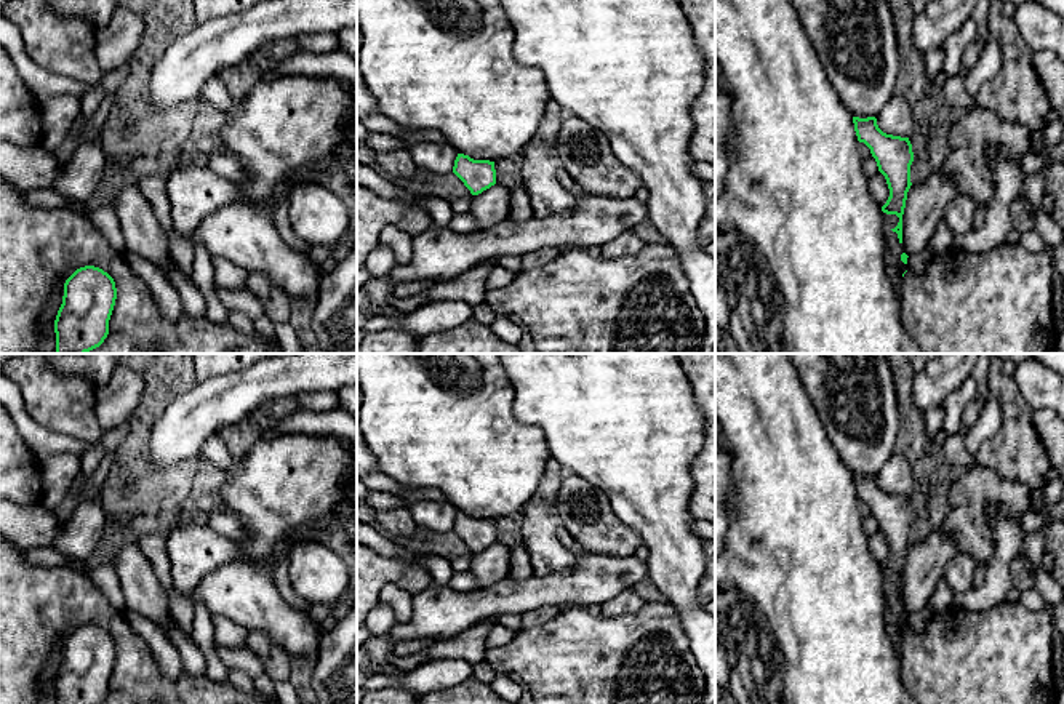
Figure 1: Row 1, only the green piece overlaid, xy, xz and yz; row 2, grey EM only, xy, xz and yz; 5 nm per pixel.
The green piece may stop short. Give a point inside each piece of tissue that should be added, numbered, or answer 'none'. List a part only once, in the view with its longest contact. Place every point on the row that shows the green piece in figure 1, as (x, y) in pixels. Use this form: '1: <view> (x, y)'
none

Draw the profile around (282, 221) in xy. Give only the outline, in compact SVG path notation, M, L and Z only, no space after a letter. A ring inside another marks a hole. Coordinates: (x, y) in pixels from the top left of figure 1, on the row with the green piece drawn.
M288 176L288 178L290 178L290 189L288 189L286 195L283 197L282 203L277 206L274 221L275 221L275 226L277 226L277 230L282 237L282 240L286 245L290 245L291 248L294 248L299 253L310 254L312 248L294 234L293 226L288 218L290 192L298 184L298 181L294 178L291 178L291 176Z

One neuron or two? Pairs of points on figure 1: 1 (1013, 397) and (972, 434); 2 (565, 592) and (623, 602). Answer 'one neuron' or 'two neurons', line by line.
1: two neurons
2: two neurons

